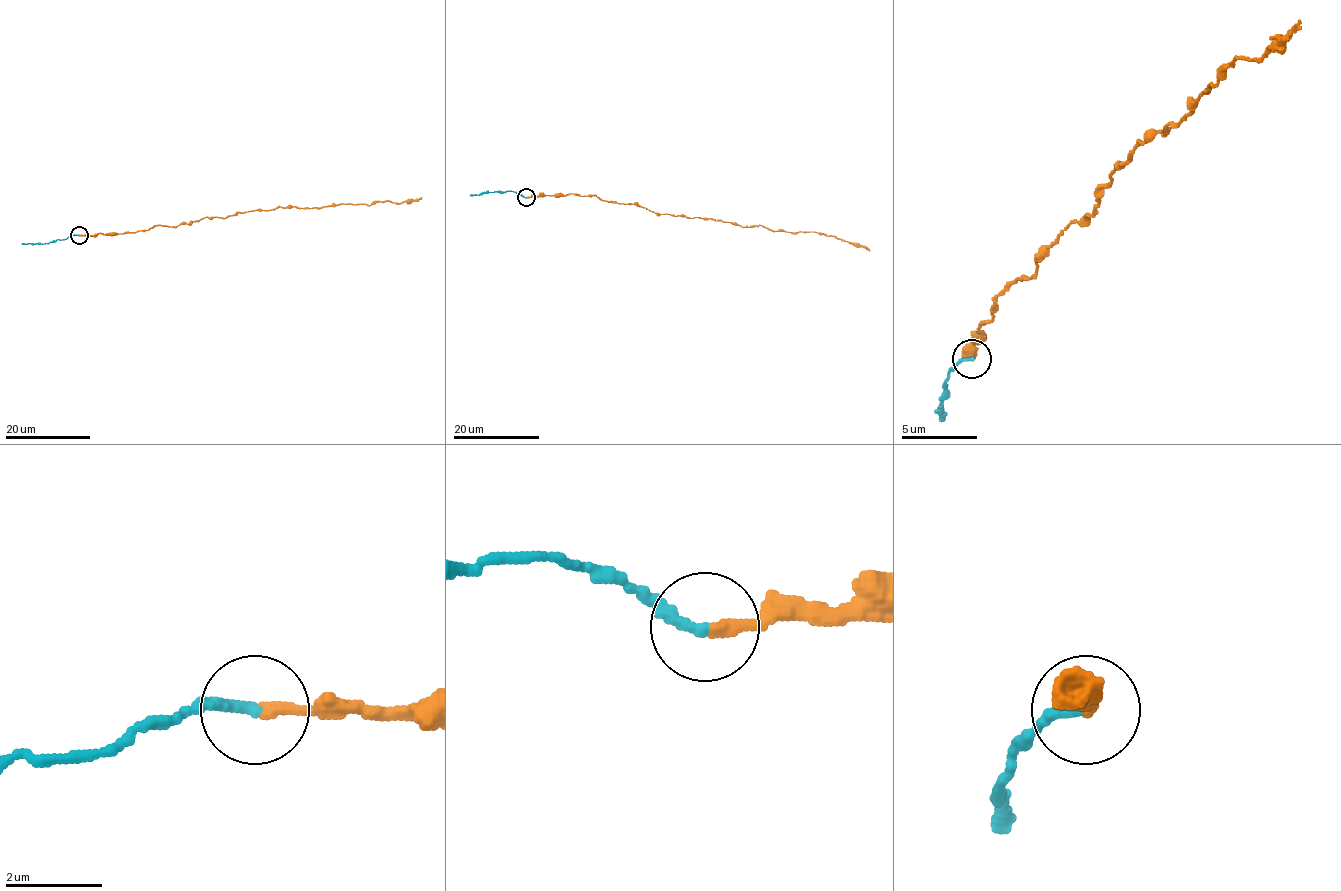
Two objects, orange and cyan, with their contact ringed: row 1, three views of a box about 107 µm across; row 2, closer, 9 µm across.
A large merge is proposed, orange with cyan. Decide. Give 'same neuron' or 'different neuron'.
same neuron

